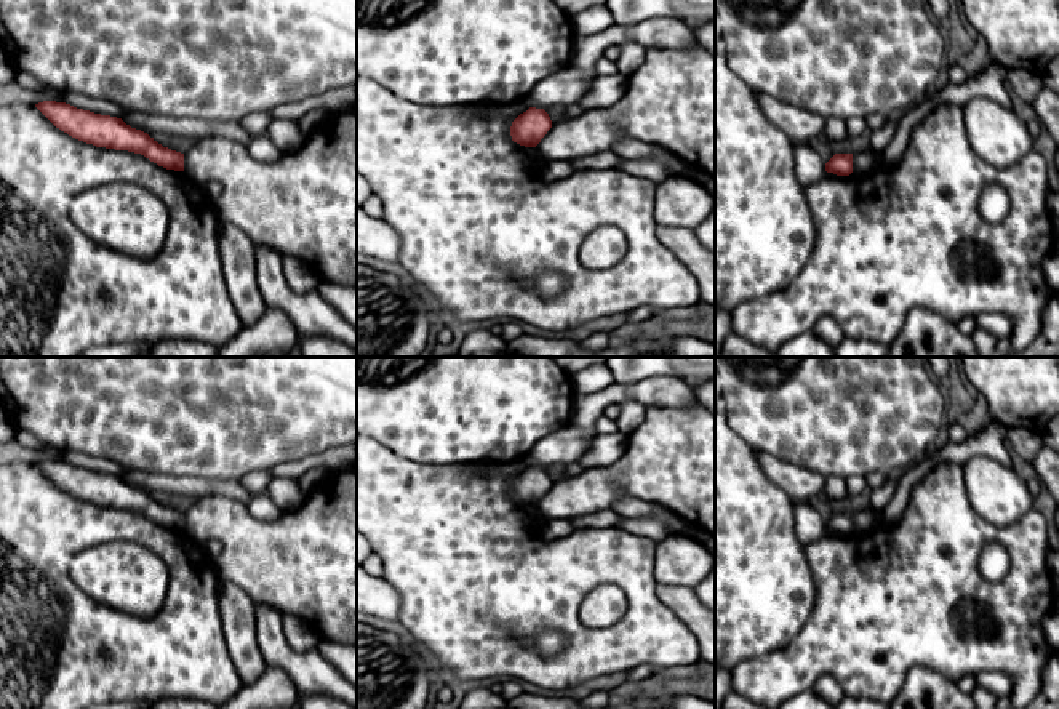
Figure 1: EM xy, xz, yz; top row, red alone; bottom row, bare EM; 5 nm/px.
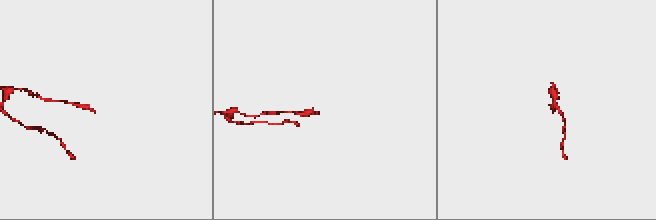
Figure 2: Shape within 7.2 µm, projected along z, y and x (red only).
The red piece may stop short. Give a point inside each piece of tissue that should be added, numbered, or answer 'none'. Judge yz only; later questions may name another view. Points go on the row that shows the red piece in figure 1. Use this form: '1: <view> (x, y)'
none

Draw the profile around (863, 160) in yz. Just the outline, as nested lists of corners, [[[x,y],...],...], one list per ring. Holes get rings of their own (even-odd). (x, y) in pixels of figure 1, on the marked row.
[[[861,150],[853,154],[853,173],[865,173],[877,166],[872,150]]]

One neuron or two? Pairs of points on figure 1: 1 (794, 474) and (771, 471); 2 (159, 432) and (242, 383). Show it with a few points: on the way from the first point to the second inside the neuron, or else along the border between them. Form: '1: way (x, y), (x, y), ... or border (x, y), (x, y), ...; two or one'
1: way (789, 474), (776, 471); one
2: way (179, 412), (208, 383), (221, 383); one

